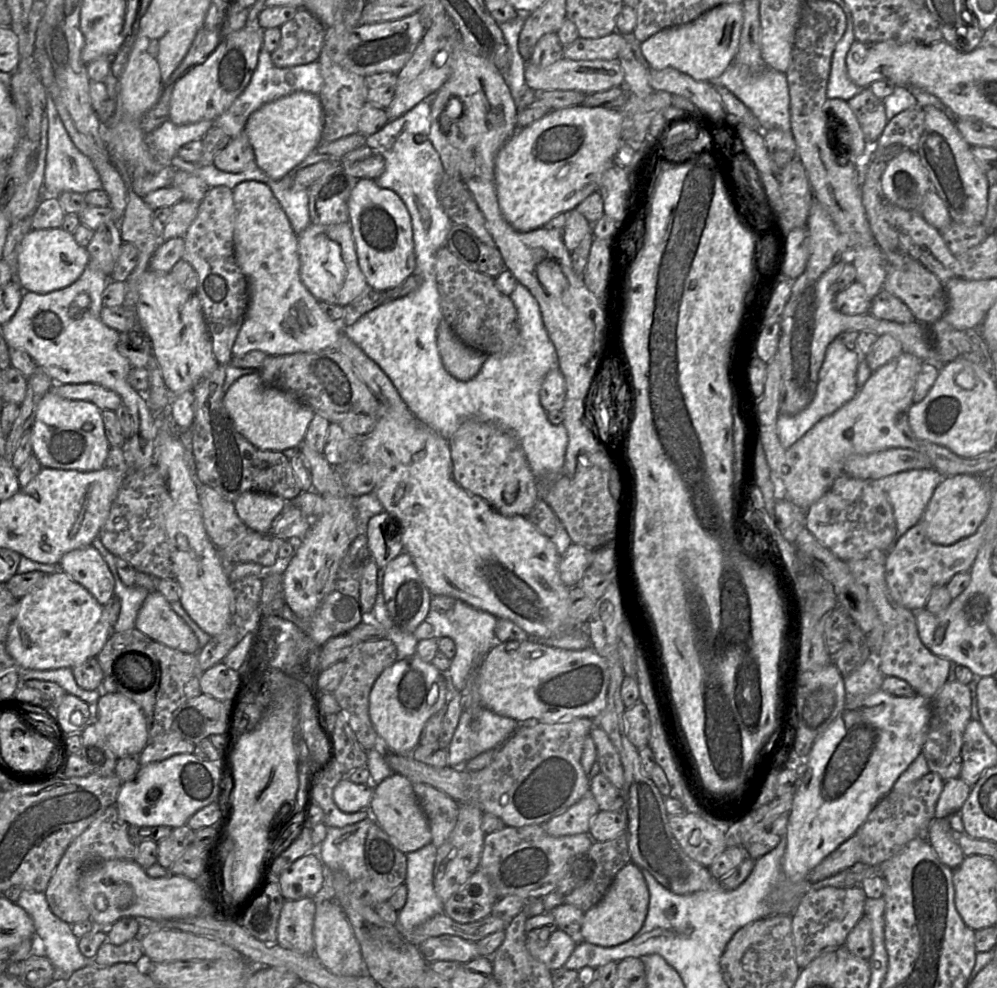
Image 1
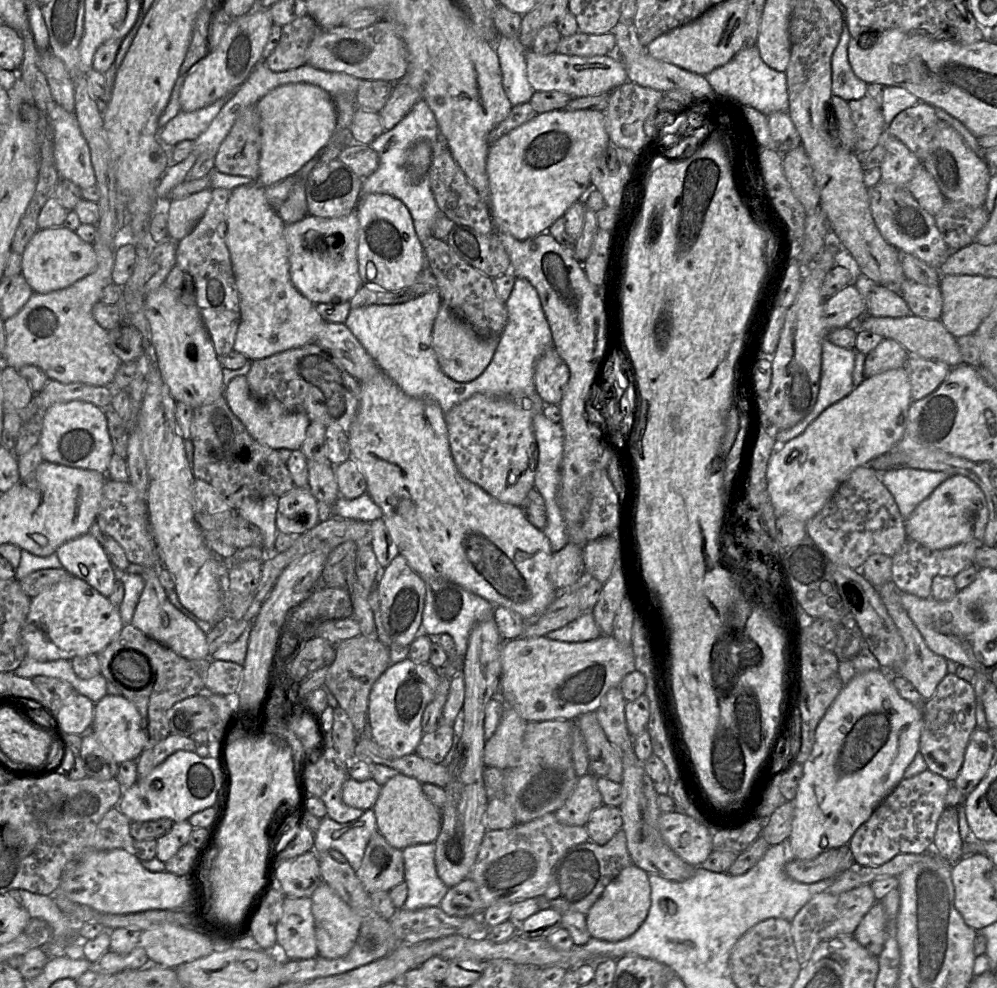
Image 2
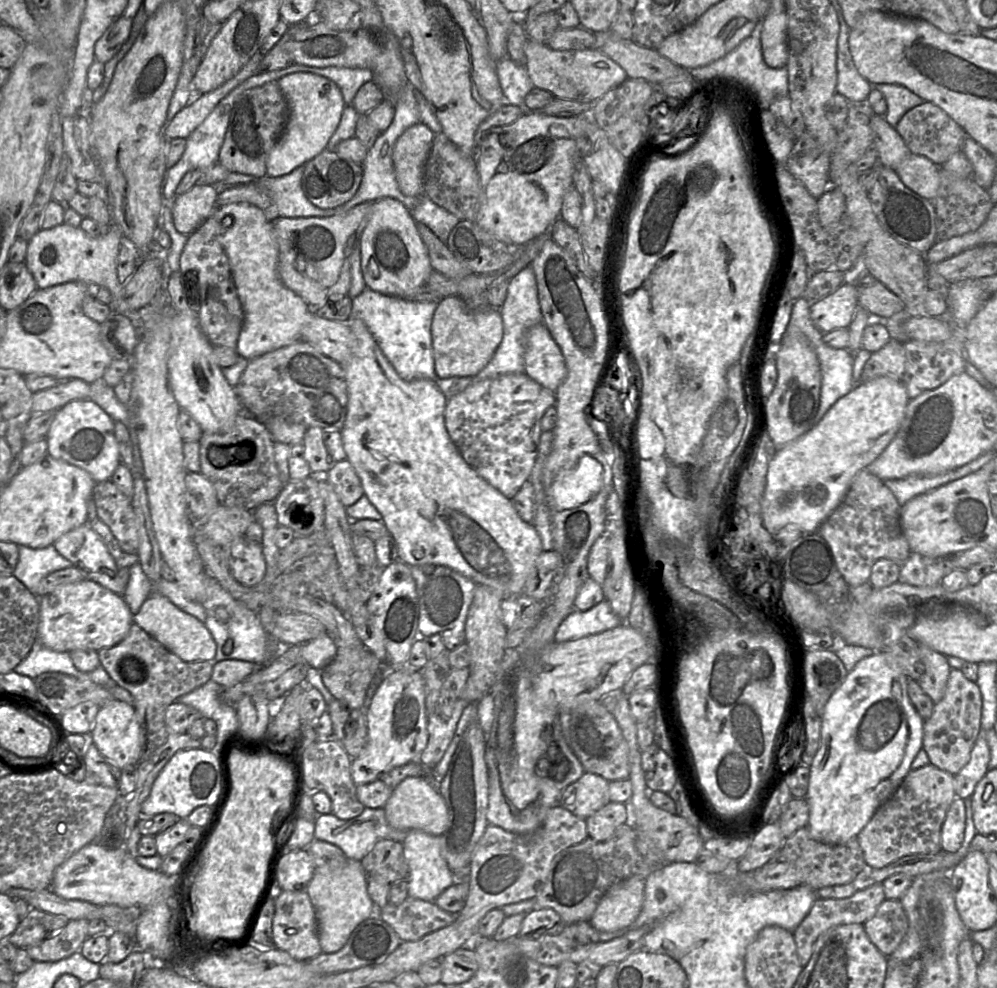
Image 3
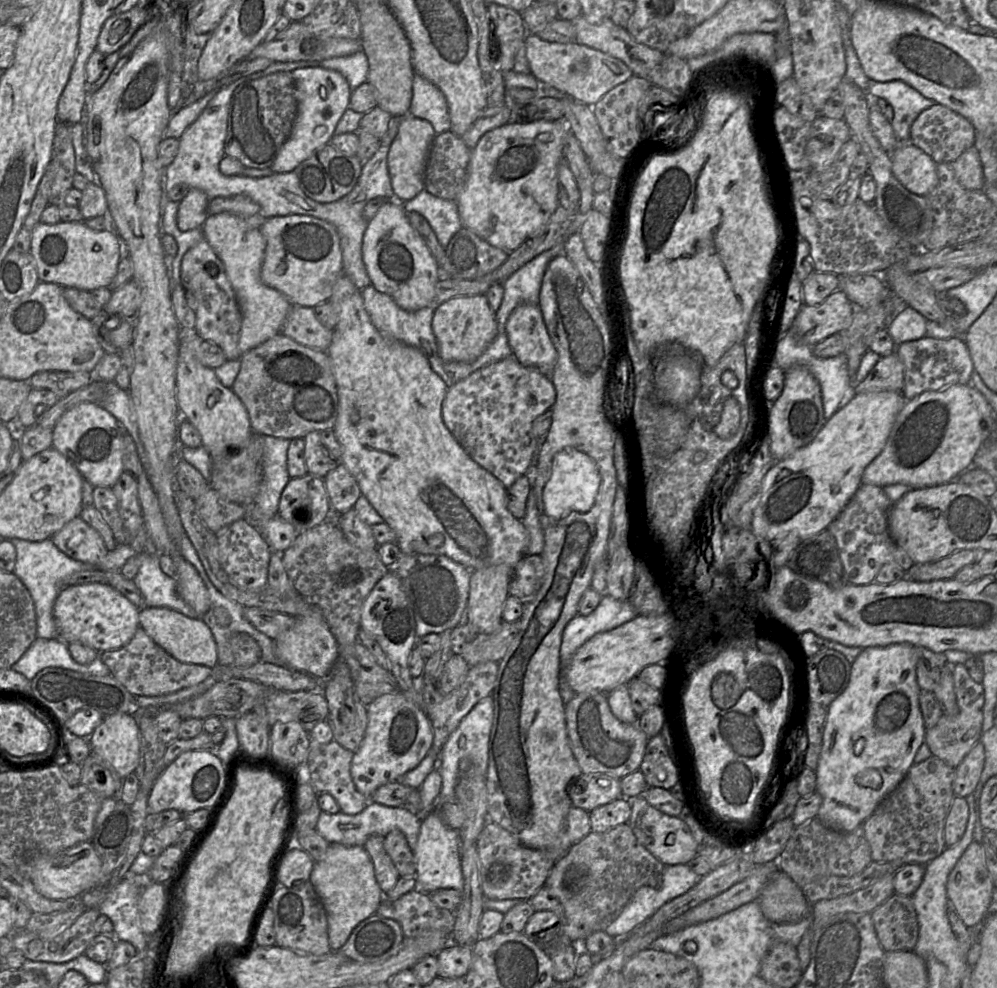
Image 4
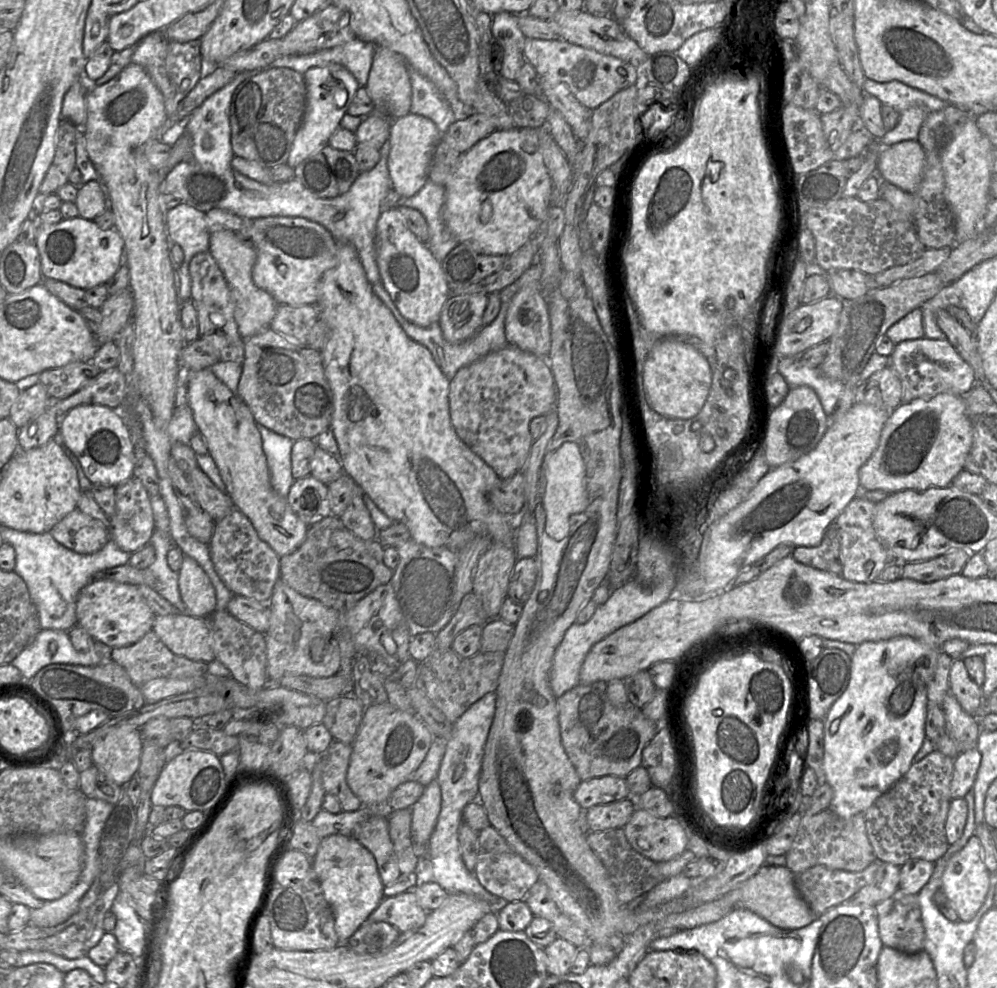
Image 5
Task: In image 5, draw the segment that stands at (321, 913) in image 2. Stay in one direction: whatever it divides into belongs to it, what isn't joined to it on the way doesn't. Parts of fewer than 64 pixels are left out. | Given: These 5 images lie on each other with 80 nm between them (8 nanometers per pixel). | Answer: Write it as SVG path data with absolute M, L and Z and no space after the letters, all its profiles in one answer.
M332 834L321 839L311 867L335 918L339 944L347 944L354 932L367 920L384 898L384 886L372 853L354 836Z

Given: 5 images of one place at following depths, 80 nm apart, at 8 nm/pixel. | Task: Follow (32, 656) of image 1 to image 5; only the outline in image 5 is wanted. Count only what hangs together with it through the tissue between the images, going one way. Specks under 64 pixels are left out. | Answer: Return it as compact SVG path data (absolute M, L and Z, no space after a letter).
M93 580L79 593L76 601L77 624L95 641L111 648L124 647L138 642L152 631L156 615L150 609L136 585L111 580Z

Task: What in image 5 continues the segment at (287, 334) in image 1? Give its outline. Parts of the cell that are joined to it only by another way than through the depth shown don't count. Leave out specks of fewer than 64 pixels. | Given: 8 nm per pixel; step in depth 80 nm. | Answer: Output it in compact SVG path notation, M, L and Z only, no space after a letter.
M221 230L210 234L209 243L209 251L228 283L234 303L234 318L241 337L245 339L264 329L270 329L278 304L268 292L258 288L253 282L252 270L257 254L252 242L239 238L231 230Z

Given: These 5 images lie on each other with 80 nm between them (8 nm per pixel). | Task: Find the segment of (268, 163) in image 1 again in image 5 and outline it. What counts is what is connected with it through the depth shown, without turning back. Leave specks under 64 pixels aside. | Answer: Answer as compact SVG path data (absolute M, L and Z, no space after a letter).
M328 64L308 69L303 74L306 85L306 104L286 165L297 167L303 160L328 145L329 138L340 126L353 98L360 87L352 73L340 64Z

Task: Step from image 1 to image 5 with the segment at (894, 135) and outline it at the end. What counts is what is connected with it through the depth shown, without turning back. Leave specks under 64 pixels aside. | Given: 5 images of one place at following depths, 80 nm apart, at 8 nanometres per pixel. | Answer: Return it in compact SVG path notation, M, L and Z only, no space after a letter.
M946 105L929 113L919 130L918 143L926 152L941 151L953 138L956 128L970 115L969 110L956 105Z

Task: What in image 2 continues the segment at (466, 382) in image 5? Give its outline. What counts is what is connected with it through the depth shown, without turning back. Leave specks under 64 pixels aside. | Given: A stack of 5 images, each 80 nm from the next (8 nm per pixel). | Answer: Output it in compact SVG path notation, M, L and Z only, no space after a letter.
M537 392L535 397L521 400L475 394L445 412L450 450L459 472L498 501L521 506L535 481L538 449L532 421L545 405Z

